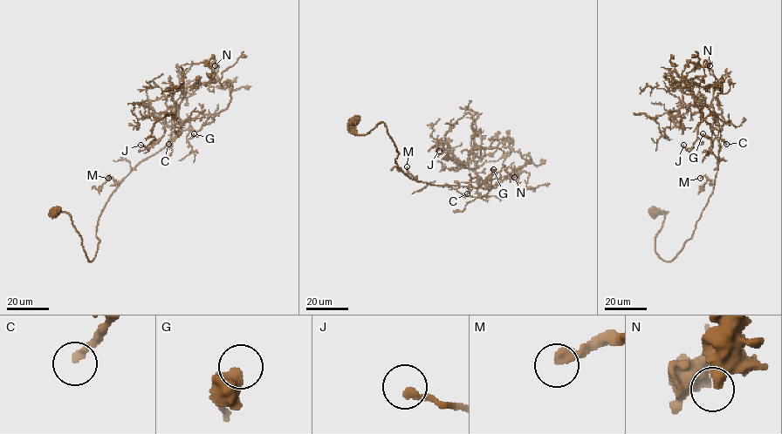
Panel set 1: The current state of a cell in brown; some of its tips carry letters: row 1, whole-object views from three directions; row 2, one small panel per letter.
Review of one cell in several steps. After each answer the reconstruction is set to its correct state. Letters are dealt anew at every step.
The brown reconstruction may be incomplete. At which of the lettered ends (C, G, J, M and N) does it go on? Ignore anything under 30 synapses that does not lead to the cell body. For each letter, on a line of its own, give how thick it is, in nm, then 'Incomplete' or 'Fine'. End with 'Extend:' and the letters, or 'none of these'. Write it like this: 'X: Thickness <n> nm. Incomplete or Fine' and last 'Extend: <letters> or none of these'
C: Thickness 240 nm. Incomplete
G: Thickness 600 nm. Fine
J: Thickness 260 nm. Fine
M: Thickness 400 nm. Incomplete
N: Thickness 500 nm. Fine
Extend: C, M

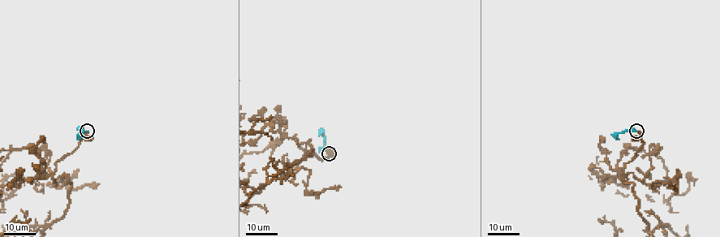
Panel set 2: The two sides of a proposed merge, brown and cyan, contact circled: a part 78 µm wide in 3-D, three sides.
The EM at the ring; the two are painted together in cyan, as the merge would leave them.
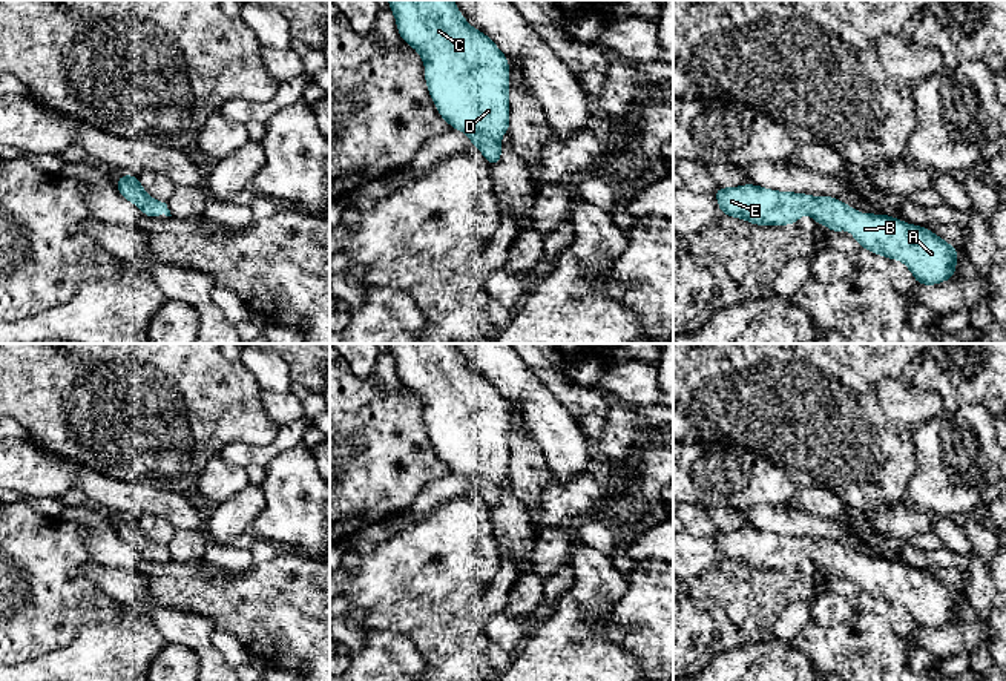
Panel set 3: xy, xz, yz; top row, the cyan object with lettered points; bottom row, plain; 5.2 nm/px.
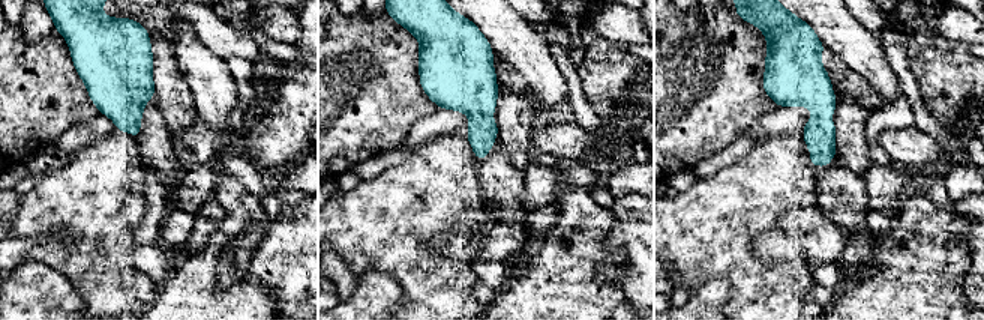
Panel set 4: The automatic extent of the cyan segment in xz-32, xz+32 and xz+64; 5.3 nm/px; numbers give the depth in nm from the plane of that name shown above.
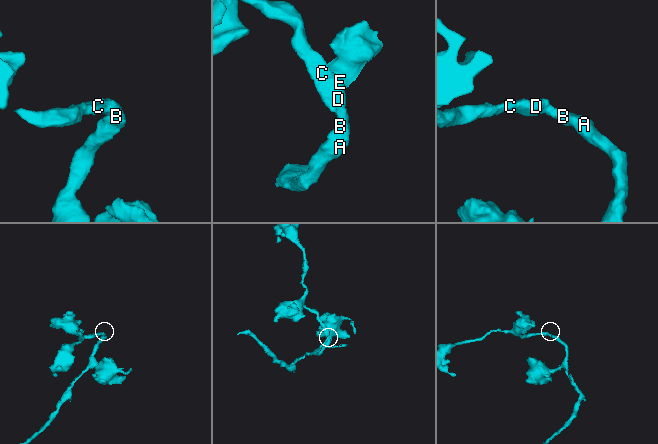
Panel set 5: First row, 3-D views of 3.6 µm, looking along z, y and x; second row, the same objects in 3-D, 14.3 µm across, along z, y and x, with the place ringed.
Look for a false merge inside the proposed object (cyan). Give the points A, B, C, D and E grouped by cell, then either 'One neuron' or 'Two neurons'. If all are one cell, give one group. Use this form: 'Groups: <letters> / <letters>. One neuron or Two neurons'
Groups: A B C D E. One neuron

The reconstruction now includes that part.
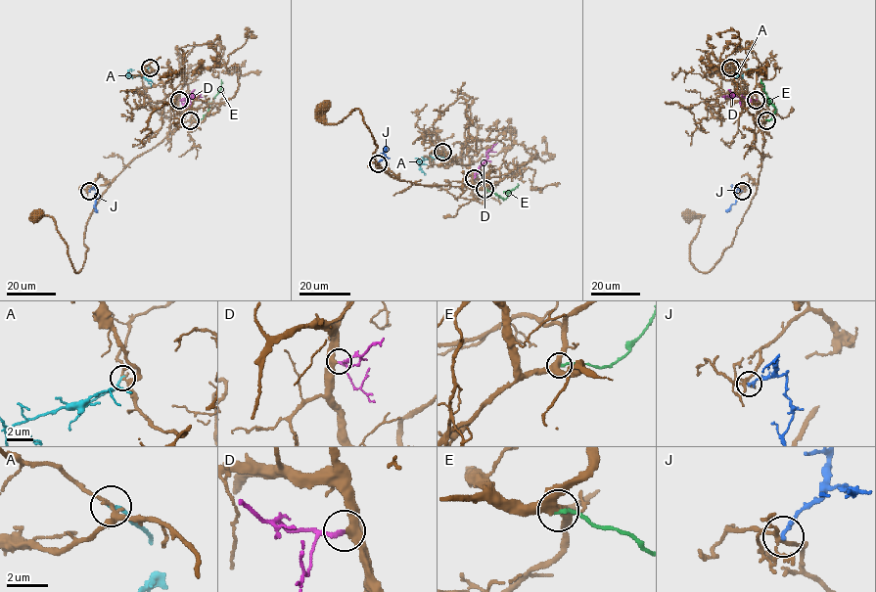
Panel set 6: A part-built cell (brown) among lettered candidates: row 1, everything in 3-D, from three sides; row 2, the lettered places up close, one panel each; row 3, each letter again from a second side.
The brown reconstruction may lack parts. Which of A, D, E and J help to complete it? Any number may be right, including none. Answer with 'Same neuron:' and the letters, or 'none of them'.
Same neuron: D

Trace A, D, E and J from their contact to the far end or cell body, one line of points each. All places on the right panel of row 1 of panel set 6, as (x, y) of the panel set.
A: (730, 68), (740, 75), (752, 69)
D: (756, 100), (722, 96)
E: (766, 120), (772, 117), (776, 108), (760, 80)
J: (742, 191), (736, 190), (736, 202), (726, 212)

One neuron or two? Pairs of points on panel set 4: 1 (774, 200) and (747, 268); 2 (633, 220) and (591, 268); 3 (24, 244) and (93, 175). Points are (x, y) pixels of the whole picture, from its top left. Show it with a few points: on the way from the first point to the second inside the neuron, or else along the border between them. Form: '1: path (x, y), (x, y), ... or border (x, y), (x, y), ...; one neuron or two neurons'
1: path (758, 217), (744, 233), (744, 251); one neuron
2: border (614, 217), (603, 247), (626, 257), (620, 284); two neurons
3: border (38, 235), (41, 239), (27, 253), (24, 262); two neurons

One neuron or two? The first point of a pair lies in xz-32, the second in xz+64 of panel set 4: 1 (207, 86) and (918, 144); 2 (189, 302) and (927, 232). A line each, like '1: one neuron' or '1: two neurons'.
1: two neurons
2: one neuron

